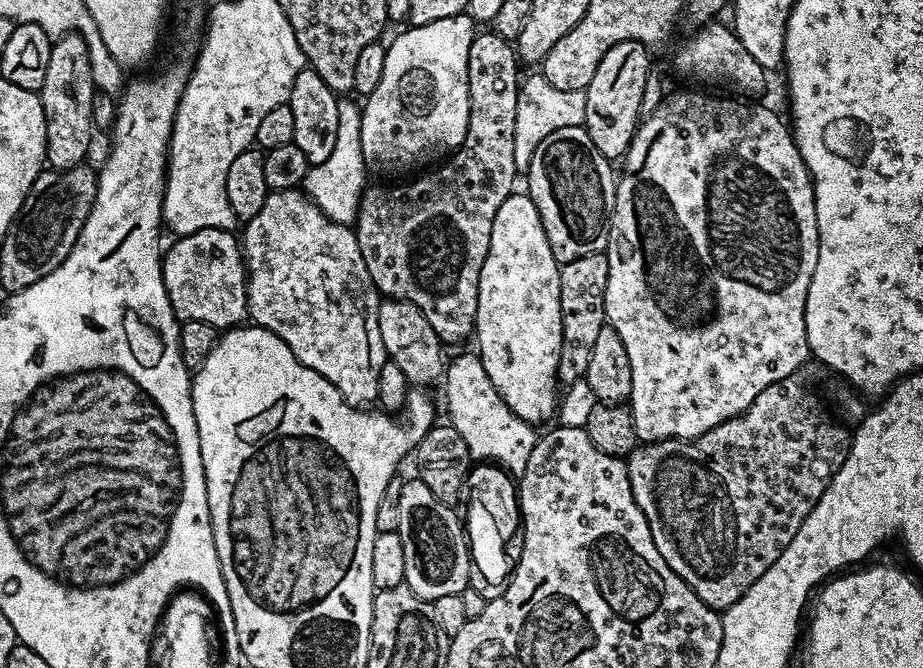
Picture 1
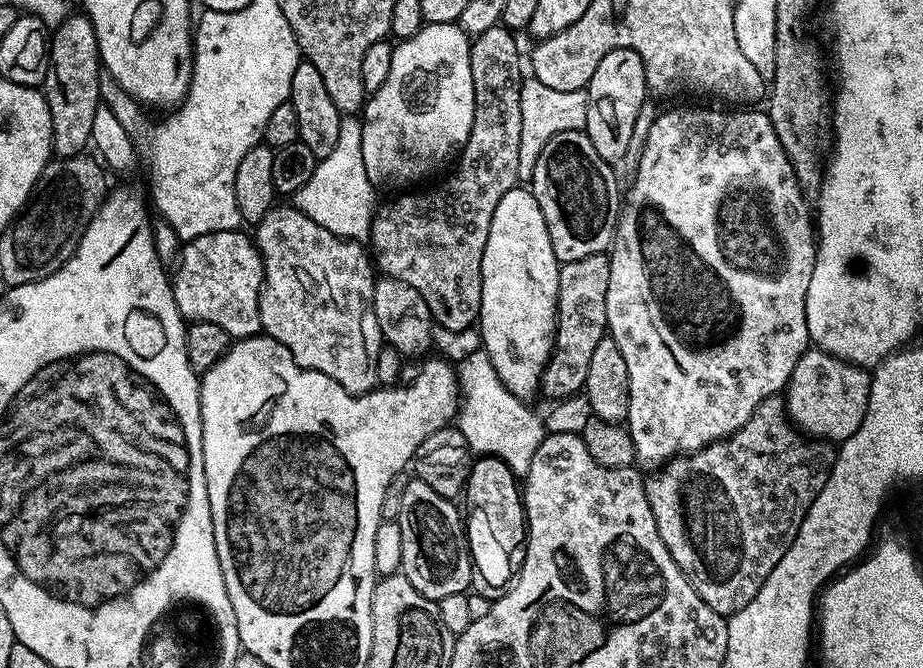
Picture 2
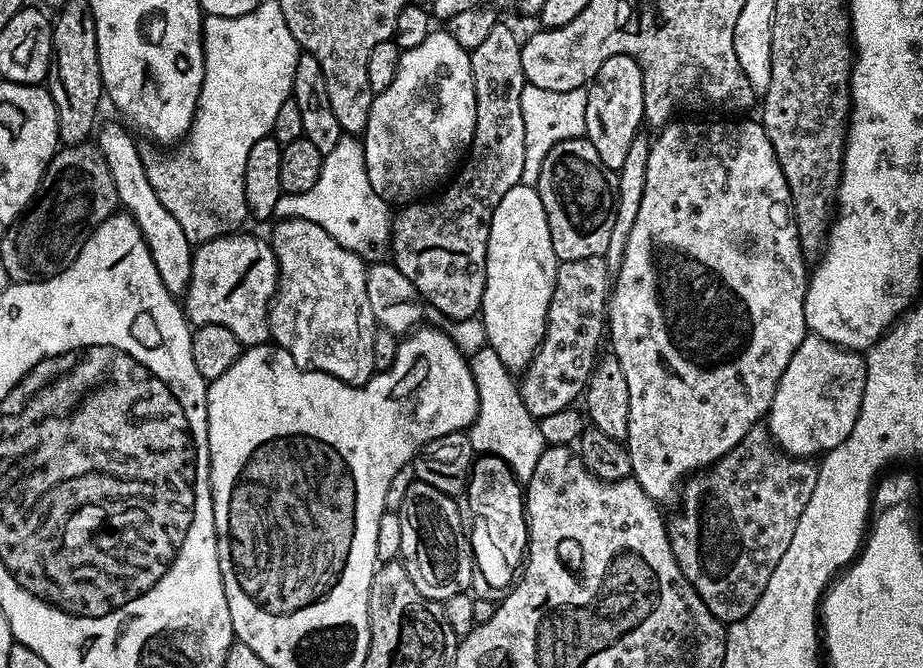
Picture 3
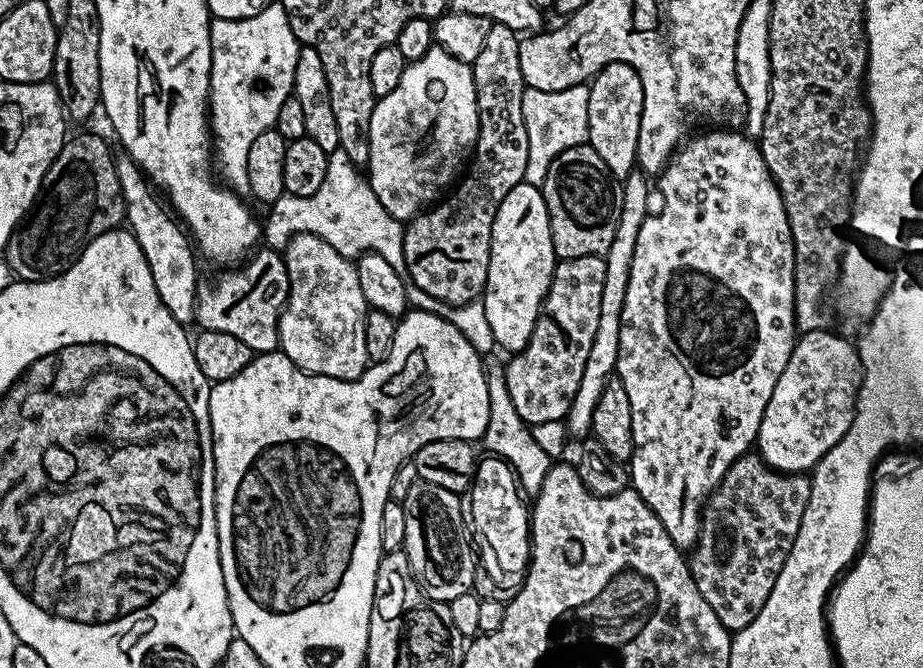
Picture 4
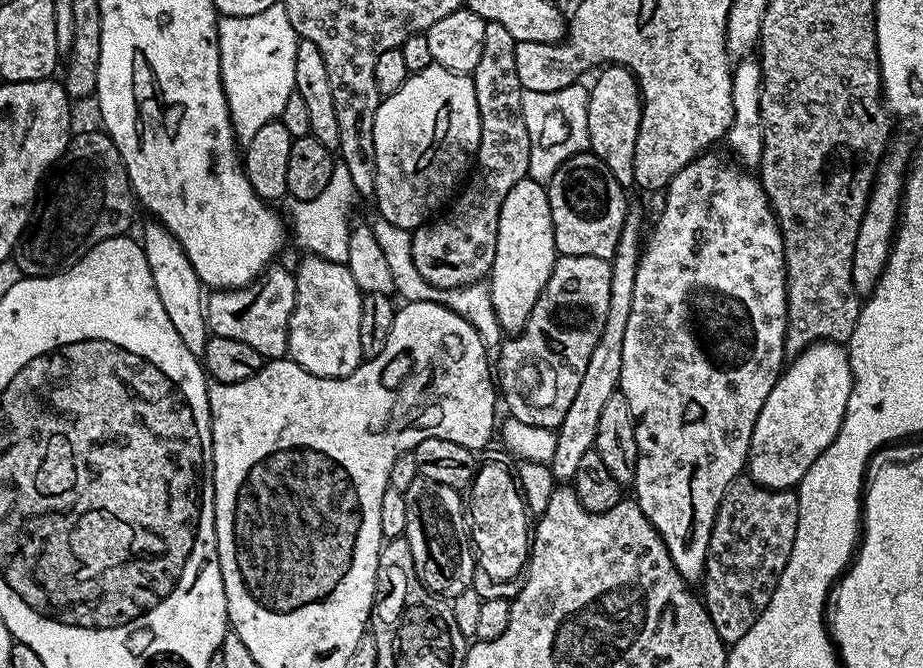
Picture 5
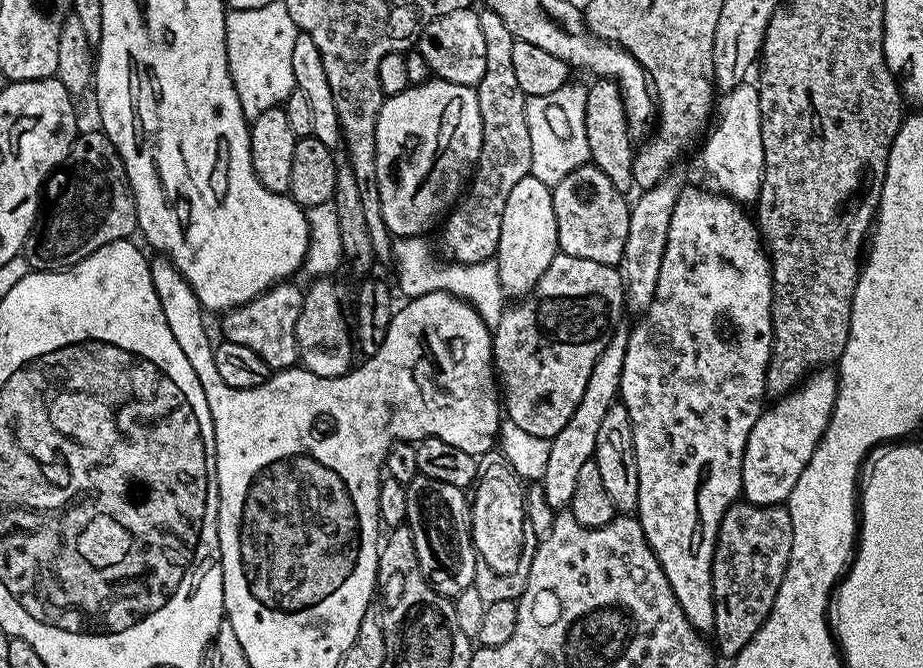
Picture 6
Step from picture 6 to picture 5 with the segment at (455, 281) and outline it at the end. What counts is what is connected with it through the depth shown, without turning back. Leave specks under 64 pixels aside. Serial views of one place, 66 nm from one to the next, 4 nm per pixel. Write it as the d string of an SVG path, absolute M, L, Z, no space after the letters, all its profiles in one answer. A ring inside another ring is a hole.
M383 218L377 220L378 222L373 223L371 227L378 238L378 246L382 246L382 254L386 254L386 262L390 265L390 274L394 274L395 295L397 297L400 295L401 301L404 302L434 302L438 306L446 306L450 310L454 310L454 314L466 318L466 322L470 322L470 326L474 326L474 330L478 330L485 348L499 349L502 343L502 329L498 322L498 316L494 314L494 302L487 283L467 284L461 288L439 288L426 282L426 278L422 278L422 274L418 274L418 270L414 266L412 232L407 228L399 228L390 220Z

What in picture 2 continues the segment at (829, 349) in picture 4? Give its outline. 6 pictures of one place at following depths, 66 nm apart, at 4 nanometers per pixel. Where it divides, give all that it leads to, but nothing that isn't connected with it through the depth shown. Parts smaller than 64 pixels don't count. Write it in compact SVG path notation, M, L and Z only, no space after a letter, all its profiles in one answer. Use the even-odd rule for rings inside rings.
M812 346L798 358L798 366L794 366L794 374L788 380L786 389L786 407L788 419L803 435L825 442L843 442L849 440L862 426L862 418L866 418L866 406L870 402L870 386L872 377L857 364L851 364L823 352L821 348Z

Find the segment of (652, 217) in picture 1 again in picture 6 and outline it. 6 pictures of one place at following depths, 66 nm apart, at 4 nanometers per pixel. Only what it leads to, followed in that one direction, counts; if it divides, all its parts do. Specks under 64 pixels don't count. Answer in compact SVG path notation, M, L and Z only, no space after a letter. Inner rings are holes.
M686 186L680 191L678 202L674 206L674 214L670 214L670 232L666 234L666 250L662 254L662 270L658 270L658 286L654 290L654 298L648 311L635 325L631 325L626 346L626 362L620 379L619 399L630 414L630 422L634 430L634 454L638 458L638 506L636 512L642 530L646 534L646 542L650 550L658 558L662 570L666 574L666 582L670 582L670 590L674 590L674 598L678 606L682 606L682 614L701 634L712 632L714 626L714 590L712 589L712 563L716 539L722 518L726 510L741 499L742 493L742 458L746 450L746 442L750 438L750 430L754 430L754 422L758 422L766 399L766 370L772 353L772 261L768 259L760 229L748 216L743 207L729 196L719 195L703 187Z

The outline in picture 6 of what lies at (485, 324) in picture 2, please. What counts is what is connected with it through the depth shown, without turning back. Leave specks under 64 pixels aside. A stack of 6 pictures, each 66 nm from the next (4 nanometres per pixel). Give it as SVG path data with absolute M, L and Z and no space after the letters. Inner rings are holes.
M529 174L514 185L514 190L510 190L510 198L506 198L506 210L502 210L502 234L498 238L494 263L505 293L512 298L527 296L538 278L546 274L546 266L550 266L550 262L558 255L559 246L552 188Z

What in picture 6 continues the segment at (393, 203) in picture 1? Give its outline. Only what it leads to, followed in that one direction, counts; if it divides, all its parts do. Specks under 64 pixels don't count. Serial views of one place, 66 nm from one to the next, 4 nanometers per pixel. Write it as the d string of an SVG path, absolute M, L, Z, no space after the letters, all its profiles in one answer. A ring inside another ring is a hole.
M480 12L482 39L486 42L486 74L475 85L478 110L482 114L482 150L476 170L458 203L443 221L444 233L440 244L449 261L458 264L477 264L492 260L502 234L502 210L506 198L517 182L522 182L532 170L530 162L530 130L526 126L526 99L514 74L514 42L516 37L506 30L506 22L496 12Z

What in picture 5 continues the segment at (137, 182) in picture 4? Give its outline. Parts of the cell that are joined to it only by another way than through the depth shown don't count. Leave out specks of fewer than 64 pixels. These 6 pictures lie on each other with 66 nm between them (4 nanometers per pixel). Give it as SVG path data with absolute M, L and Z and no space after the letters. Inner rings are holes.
M148 222L144 228L144 240L142 247L146 254L146 266L150 266L150 278L154 278L154 290L158 290L158 299L174 325L178 330L178 338L186 342L190 349L203 349L206 339L206 288L201 284L198 274L194 274L194 266L190 266L190 258L186 258L186 252L159 222Z

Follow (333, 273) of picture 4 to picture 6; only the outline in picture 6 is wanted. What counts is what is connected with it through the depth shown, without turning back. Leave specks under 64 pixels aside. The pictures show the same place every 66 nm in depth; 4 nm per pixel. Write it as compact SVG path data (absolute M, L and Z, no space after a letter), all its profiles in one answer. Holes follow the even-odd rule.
M316 278L304 292L302 314L298 316L296 341L300 347L299 363L319 376L344 376L353 367L352 348L354 352L354 336L350 331L350 320L344 317L344 304L340 301L340 292L328 278Z

